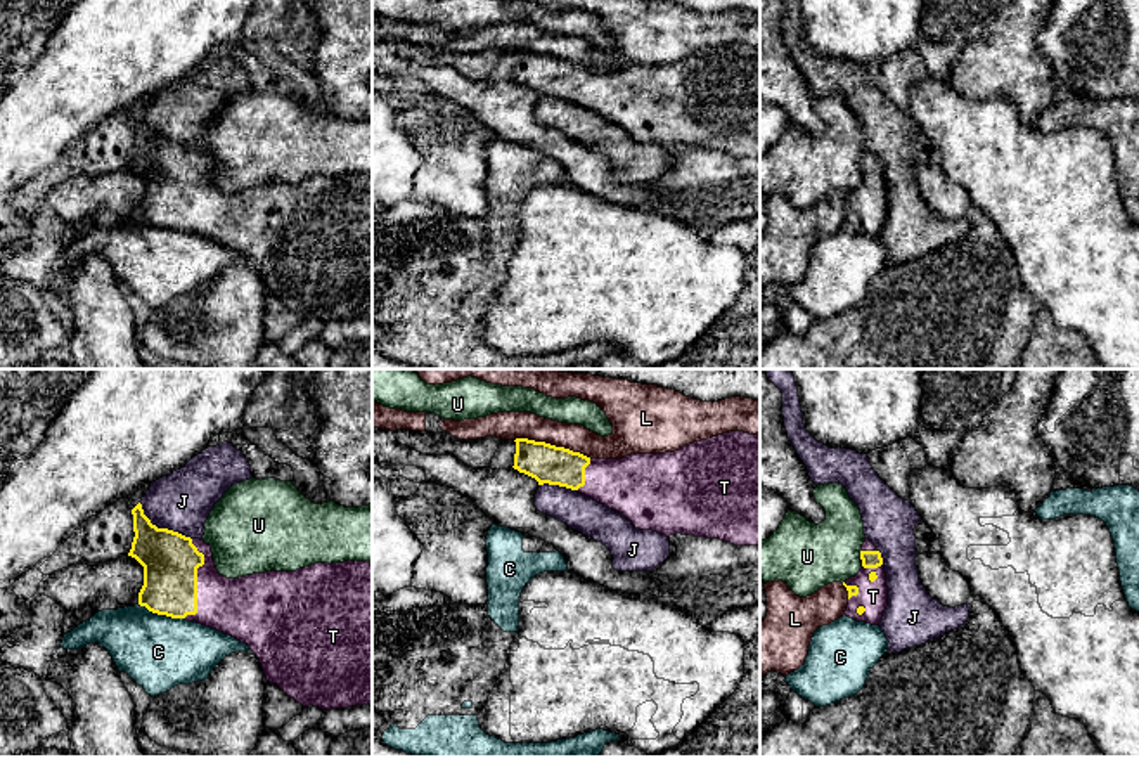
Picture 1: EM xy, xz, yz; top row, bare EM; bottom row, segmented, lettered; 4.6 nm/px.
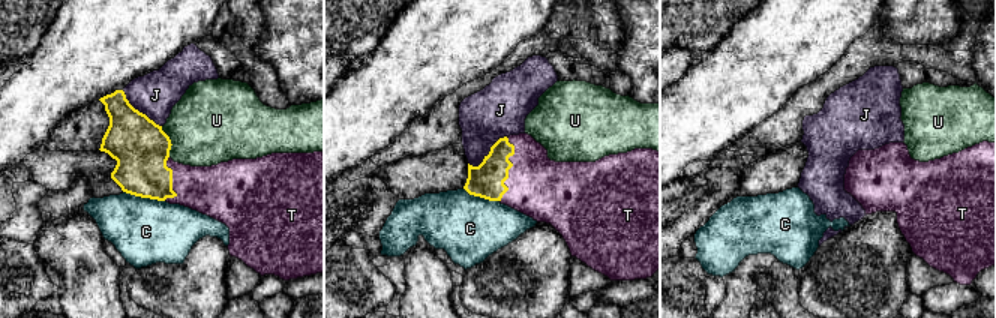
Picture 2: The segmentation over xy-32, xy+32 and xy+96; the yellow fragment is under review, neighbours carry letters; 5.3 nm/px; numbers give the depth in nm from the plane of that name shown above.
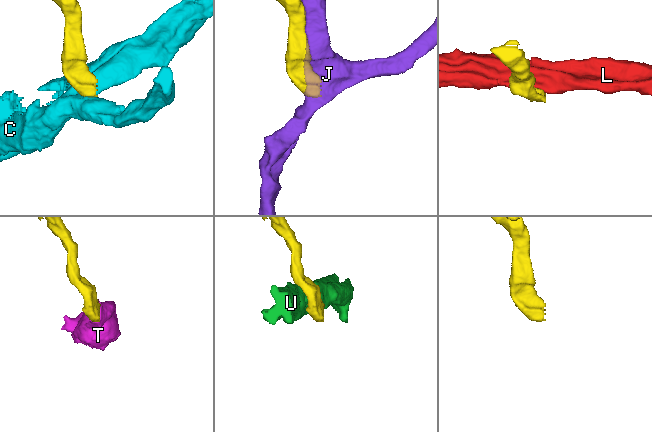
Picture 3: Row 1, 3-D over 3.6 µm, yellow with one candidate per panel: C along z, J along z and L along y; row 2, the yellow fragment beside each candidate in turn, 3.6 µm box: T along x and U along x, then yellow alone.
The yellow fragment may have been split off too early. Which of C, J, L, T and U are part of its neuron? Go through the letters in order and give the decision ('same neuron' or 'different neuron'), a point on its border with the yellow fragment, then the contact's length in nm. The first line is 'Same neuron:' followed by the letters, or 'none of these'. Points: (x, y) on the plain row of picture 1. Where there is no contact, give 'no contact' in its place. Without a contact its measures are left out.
Same neuron: T
C: different neuron; contact xy (161, 226); length 220 nm
J: different neuron; contact xy (161, 141); length 300 nm
L: different neuron; contact xz (553, 58); length 380 nm
T: same neuron; contact xy (196, 194); length 380 nm
U: different neuron; contact yz (861, 170); length 80 nm

